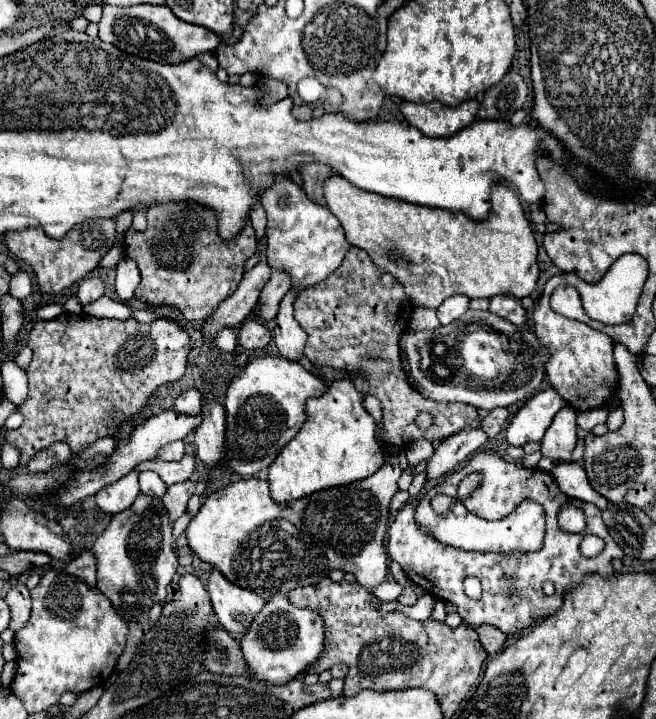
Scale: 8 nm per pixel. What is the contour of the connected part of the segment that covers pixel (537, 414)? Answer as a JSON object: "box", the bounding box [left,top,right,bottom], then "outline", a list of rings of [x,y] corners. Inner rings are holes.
{"box":[506,388,564,446],"outline":[[[554,388],[538,392],[512,418],[510,426],[506,428],[506,440],[512,446],[524,446],[526,442],[542,440],[552,418],[564,406],[564,398]]]}

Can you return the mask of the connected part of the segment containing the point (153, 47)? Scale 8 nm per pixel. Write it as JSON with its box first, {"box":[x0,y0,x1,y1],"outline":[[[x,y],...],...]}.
{"box":[100,6,220,64],"outline":[[[104,6],[100,20],[100,40],[114,46],[124,42],[124,50],[128,54],[166,64],[176,64],[180,60],[190,60],[196,54],[212,52],[220,44],[220,38],[214,32],[202,26],[180,22],[180,18],[176,18],[168,6]]]}

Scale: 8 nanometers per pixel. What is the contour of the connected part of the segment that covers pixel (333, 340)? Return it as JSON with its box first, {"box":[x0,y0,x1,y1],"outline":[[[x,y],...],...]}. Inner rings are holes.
{"box":[294,246,482,448],"outline":[[[352,246],[338,270],[320,286],[304,290],[302,300],[294,304],[294,318],[308,334],[304,354],[314,366],[328,366],[354,374],[356,390],[372,394],[382,402],[384,416],[376,436],[386,448],[404,448],[420,438],[430,442],[446,440],[464,428],[480,428],[482,418],[474,406],[432,402],[408,384],[400,362],[398,340],[410,322],[414,306],[408,302],[402,284],[398,284],[390,272],[378,268],[364,250]],[[422,410],[434,416],[434,426],[426,432],[414,424],[414,418]]]}

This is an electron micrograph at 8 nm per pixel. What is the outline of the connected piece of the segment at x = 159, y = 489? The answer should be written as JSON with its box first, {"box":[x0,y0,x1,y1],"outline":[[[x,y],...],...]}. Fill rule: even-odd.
{"box":[139,471,167,498],"outline":[[[144,471],[139,476],[140,489],[147,495],[162,498],[166,493],[167,486],[161,478],[152,471]]]}

